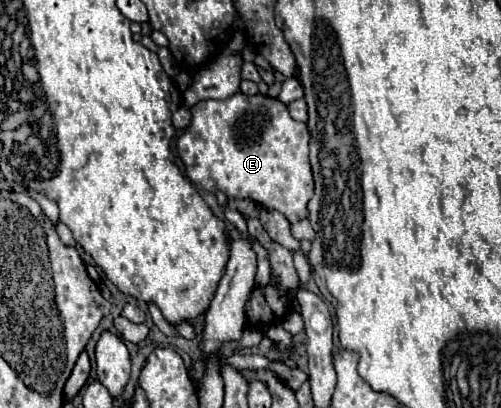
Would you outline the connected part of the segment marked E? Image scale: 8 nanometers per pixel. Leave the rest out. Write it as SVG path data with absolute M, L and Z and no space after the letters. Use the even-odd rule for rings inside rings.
M237 92L227 100L197 102L191 108L191 124L177 138L177 152L189 180L207 192L249 198L279 210L291 224L309 216L307 204L315 188L309 164L309 130L305 122L293 120L287 106L275 98Z

